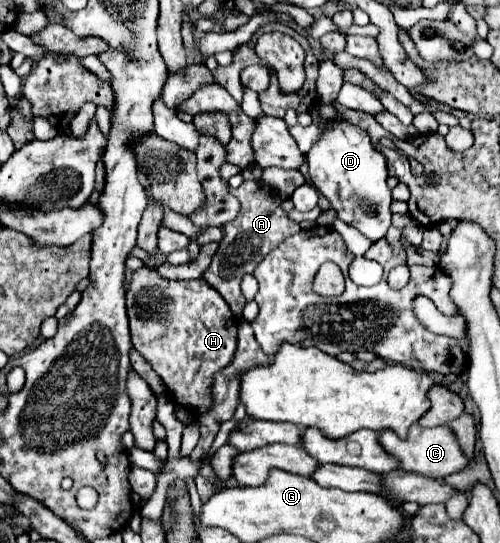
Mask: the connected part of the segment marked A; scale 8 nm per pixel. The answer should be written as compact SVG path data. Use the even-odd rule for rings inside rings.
M249 180L243 182L239 188L231 188L231 194L235 194L241 202L241 212L239 218L235 218L235 222L229 222L227 226L223 226L225 230L225 238L219 244L211 266L201 274L201 278L215 288L223 300L229 304L231 312L235 314L235 318L241 320L241 310L243 310L243 294L239 288L239 282L245 274L251 274L253 268L275 248L279 246L287 236L295 234L301 230L301 226L293 220L287 218L287 214L281 210L281 198L275 198L275 194L271 194L271 188L263 186L259 180Z

